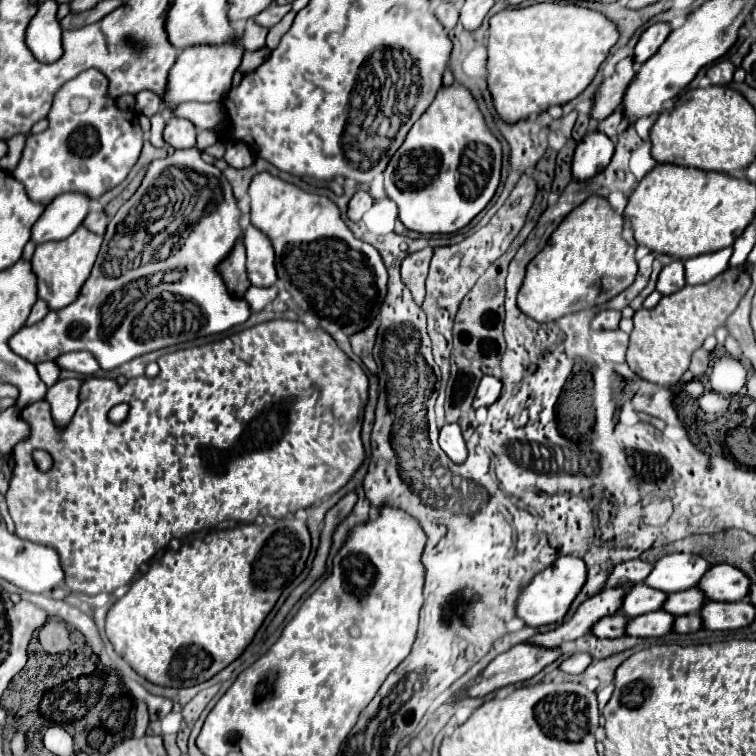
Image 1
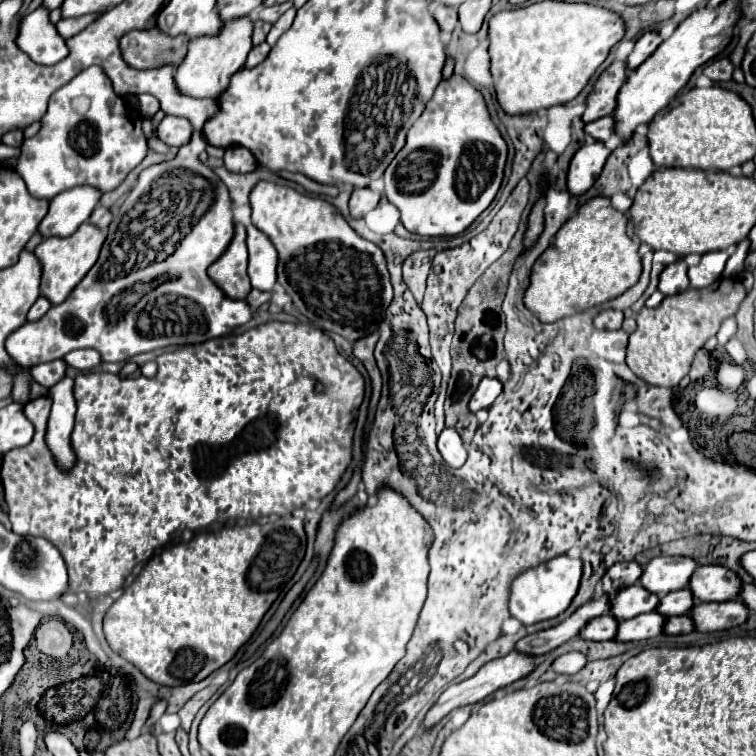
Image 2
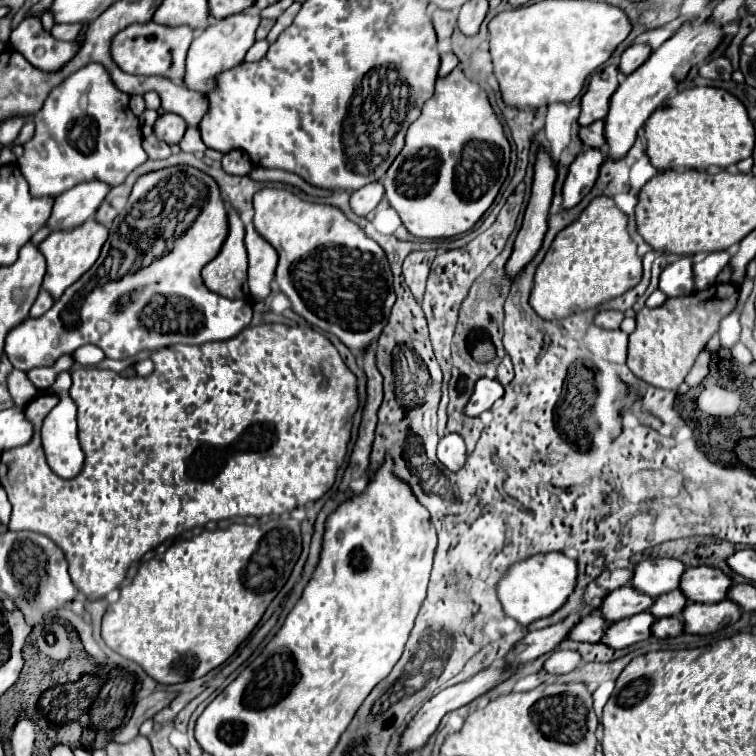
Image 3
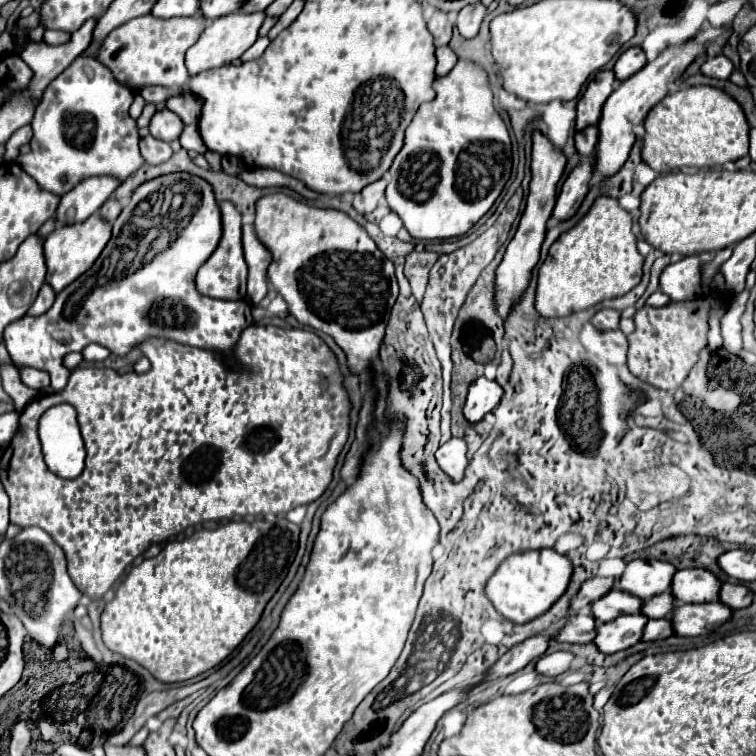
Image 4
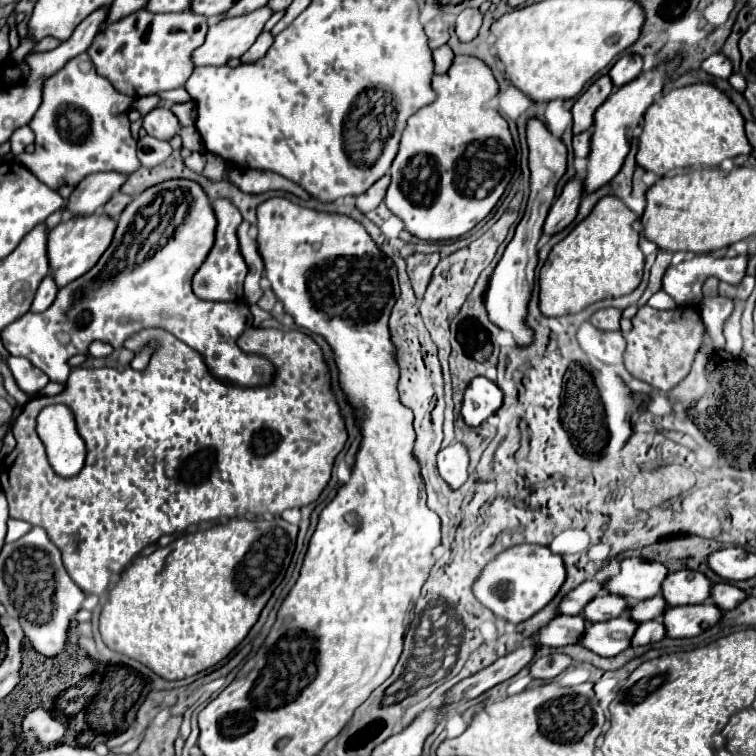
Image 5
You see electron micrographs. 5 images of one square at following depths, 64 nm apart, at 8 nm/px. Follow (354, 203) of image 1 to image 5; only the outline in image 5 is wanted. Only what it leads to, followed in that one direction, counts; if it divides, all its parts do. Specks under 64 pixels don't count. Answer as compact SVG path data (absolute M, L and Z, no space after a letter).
M382 176L376 184L372 184L364 194L356 196L356 208L366 214L370 210L374 210L382 200L384 200L384 194L386 194L386 188L390 184L390 178L388 176Z

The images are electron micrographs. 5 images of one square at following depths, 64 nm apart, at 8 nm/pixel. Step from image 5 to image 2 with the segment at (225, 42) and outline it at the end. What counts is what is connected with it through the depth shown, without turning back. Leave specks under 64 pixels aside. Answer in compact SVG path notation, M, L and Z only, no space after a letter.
M238 18L236 22L230 24L226 22L224 32L220 32L220 36L216 38L198 38L196 42L188 42L188 52L174 72L174 82L178 92L190 98L218 100L220 94L228 88L232 74L244 66L246 56L252 48L250 36L252 36L252 20Z

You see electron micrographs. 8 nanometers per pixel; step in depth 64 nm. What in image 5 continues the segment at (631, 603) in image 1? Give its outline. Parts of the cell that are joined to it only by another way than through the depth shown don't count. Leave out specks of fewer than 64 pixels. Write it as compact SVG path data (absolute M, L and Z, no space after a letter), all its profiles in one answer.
M604 592L592 602L588 602L588 606L584 608L584 616L588 622L606 622L612 618L618 618L628 610L630 610L630 602L624 596Z

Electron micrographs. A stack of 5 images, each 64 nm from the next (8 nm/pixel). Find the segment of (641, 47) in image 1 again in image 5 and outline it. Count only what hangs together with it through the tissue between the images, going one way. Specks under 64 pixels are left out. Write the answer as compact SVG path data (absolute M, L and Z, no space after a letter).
M626 54L612 66L612 70L608 74L616 86L622 86L622 84L634 80L640 72L642 72L642 56L640 54Z

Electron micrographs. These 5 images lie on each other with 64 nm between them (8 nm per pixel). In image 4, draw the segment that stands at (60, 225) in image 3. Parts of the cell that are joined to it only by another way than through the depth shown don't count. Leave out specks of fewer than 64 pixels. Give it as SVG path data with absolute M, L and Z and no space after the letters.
M86 178L84 182L80 182L80 186L72 188L60 198L54 216L56 224L70 226L88 220L110 198L118 184L120 182L116 182L114 178Z

